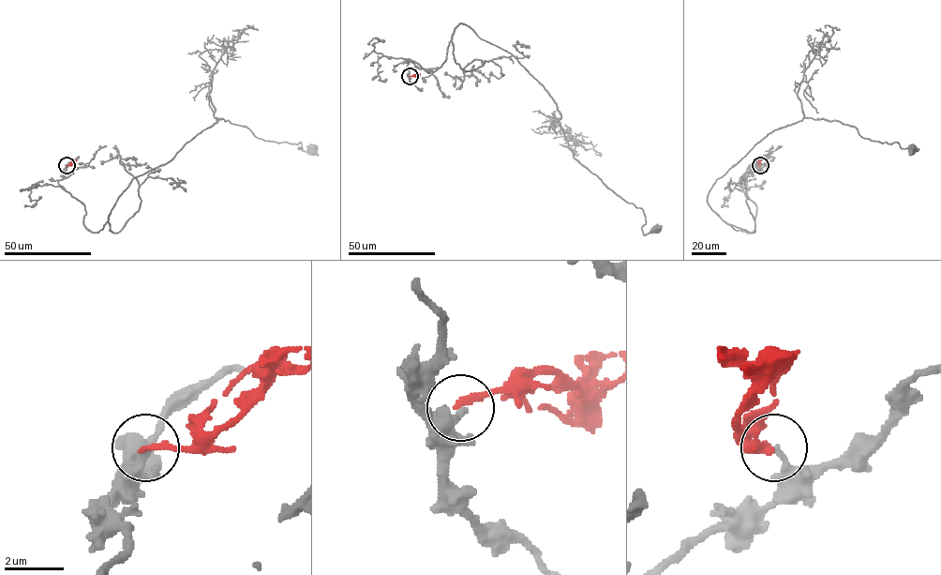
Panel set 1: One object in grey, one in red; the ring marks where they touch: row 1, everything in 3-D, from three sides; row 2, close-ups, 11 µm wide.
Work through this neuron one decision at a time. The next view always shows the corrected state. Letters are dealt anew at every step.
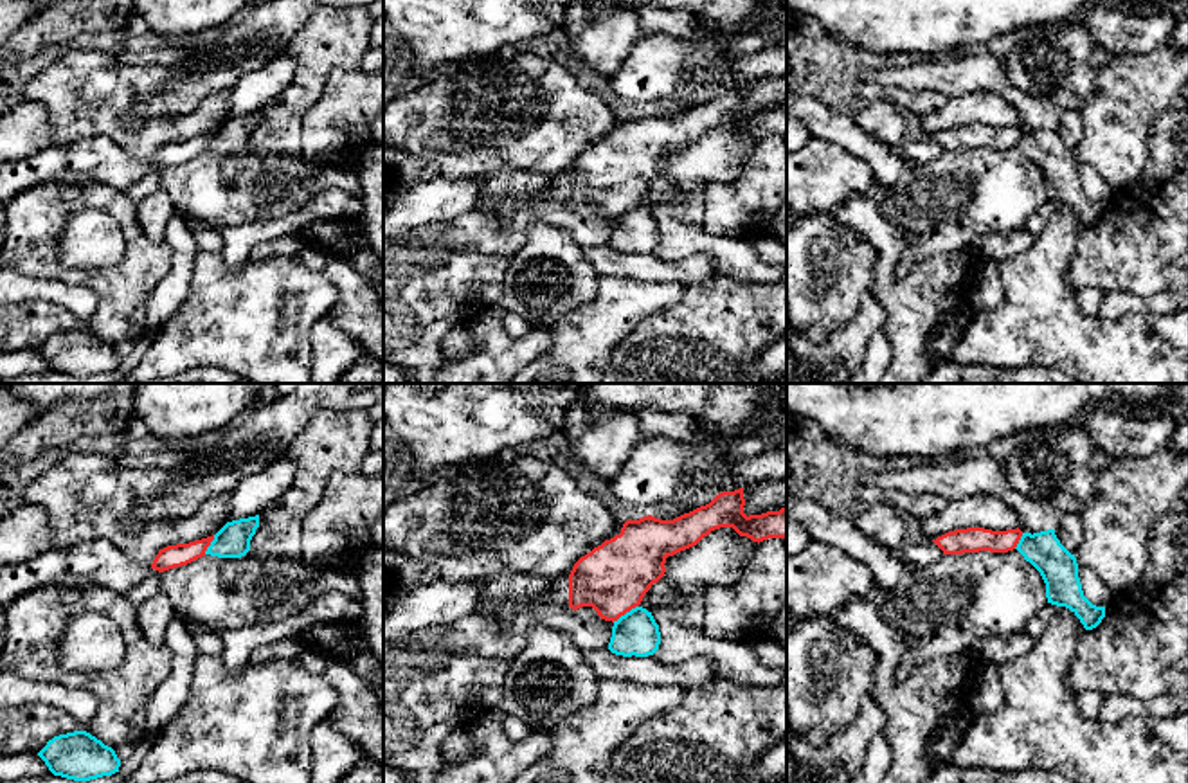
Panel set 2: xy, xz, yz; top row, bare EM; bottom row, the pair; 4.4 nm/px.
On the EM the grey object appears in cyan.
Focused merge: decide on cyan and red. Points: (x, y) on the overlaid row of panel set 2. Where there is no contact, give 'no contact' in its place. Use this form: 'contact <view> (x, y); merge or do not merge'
contact xz (627, 612); do not merge

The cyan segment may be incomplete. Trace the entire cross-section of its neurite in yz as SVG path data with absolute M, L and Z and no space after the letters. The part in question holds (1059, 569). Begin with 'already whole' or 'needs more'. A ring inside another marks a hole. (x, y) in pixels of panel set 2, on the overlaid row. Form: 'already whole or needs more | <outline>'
already whole | M1055 529L1022 533L1015 549L1040 572L1048 603L1069 608L1085 630L1102 623L1105 607L1096 607L1084 596L1076 558L1060 544Z

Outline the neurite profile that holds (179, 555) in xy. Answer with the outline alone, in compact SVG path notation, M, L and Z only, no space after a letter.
M214 535L202 540L189 542L189 544L167 545L158 551L158 554L155 556L151 563L151 569L164 572L175 567L187 565L205 556L205 551L212 540L214 540Z

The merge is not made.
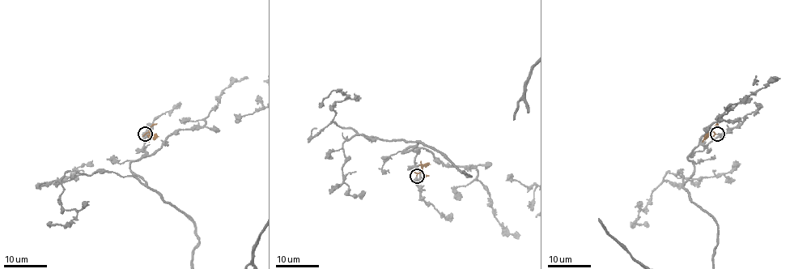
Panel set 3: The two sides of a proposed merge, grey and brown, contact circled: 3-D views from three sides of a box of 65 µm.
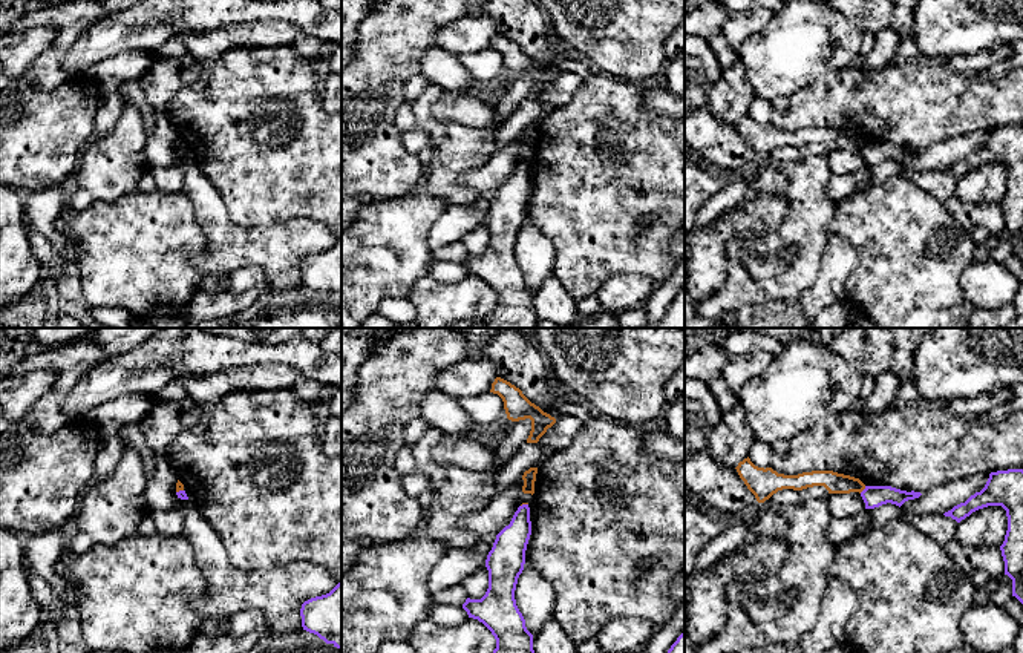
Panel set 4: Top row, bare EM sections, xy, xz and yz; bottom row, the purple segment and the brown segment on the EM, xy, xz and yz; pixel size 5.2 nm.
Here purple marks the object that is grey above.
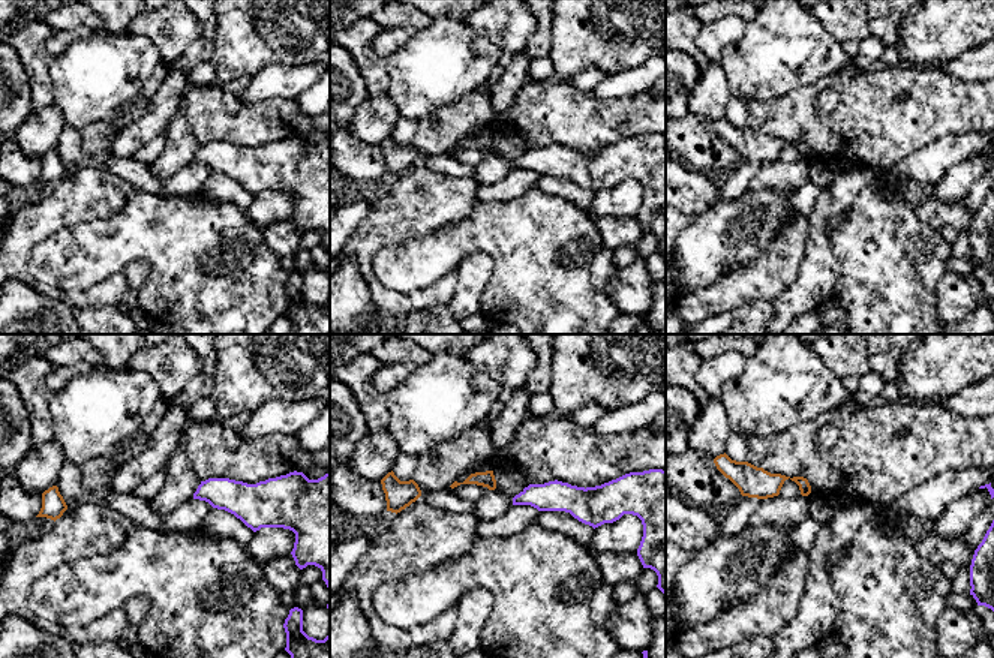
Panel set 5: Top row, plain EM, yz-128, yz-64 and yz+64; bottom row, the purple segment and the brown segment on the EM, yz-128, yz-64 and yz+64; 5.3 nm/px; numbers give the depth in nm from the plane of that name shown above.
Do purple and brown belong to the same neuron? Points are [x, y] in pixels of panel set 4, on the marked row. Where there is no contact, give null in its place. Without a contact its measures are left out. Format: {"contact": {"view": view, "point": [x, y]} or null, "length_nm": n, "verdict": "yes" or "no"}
{"contact": {"view": "yz", "point": [864, 489]}, "length_nm": 50, "verdict": "no"}

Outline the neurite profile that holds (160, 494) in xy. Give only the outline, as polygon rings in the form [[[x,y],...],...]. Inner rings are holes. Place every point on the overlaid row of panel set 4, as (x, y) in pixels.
[[[155,457],[153,474],[145,477],[144,501],[149,512],[187,510],[193,504],[190,500],[181,500],[176,495],[178,477],[170,461]]]

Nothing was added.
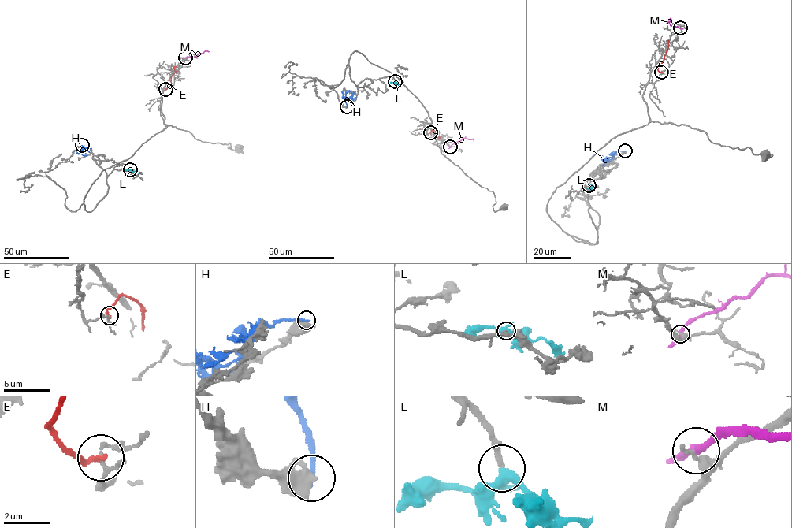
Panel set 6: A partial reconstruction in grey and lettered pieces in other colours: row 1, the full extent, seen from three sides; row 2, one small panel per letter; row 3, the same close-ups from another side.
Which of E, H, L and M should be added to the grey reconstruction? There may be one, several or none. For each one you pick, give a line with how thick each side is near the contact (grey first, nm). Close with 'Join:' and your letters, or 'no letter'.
L: 240/300 nm
Join: L

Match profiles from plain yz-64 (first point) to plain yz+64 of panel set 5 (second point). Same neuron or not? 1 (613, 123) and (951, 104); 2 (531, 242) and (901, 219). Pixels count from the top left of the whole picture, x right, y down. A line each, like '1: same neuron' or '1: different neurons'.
1: same neuron
2: same neuron

